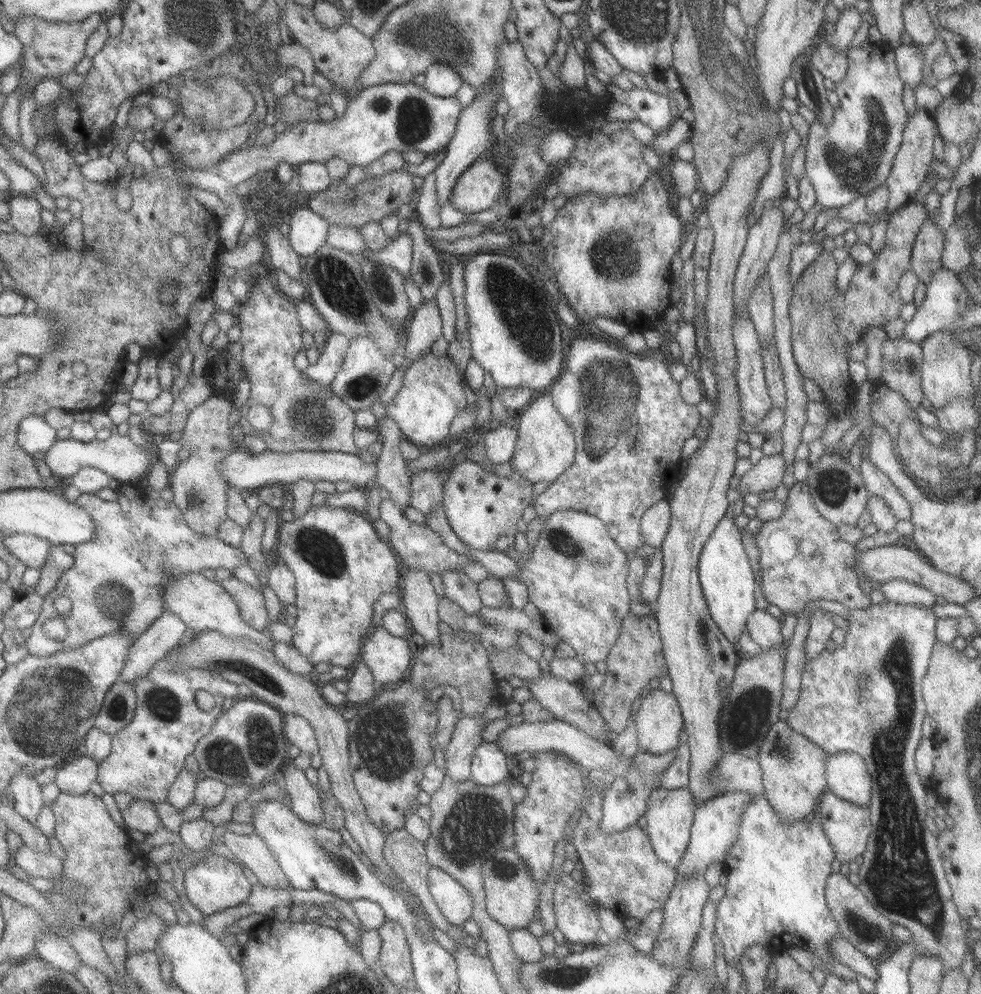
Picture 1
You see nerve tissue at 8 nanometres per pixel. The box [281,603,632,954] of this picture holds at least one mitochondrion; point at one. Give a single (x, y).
(386, 750)

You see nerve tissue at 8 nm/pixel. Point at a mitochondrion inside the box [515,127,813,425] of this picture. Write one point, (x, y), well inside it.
(612, 256)

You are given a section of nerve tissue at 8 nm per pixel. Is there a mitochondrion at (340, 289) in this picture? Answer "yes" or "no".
yes

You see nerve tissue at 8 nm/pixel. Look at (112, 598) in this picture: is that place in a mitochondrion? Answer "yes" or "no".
yes

